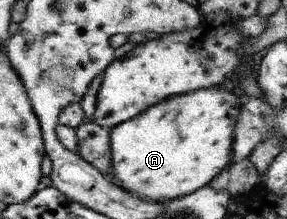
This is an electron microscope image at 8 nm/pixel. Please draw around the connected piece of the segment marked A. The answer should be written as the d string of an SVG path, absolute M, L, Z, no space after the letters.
M228 85L211 86L183 95L173 95L157 105L151 105L147 111L125 121L110 130L114 185L123 191L149 202L169 201L195 193L209 185L223 169L231 164L233 153L233 131L237 117L241 113L241 102Z

